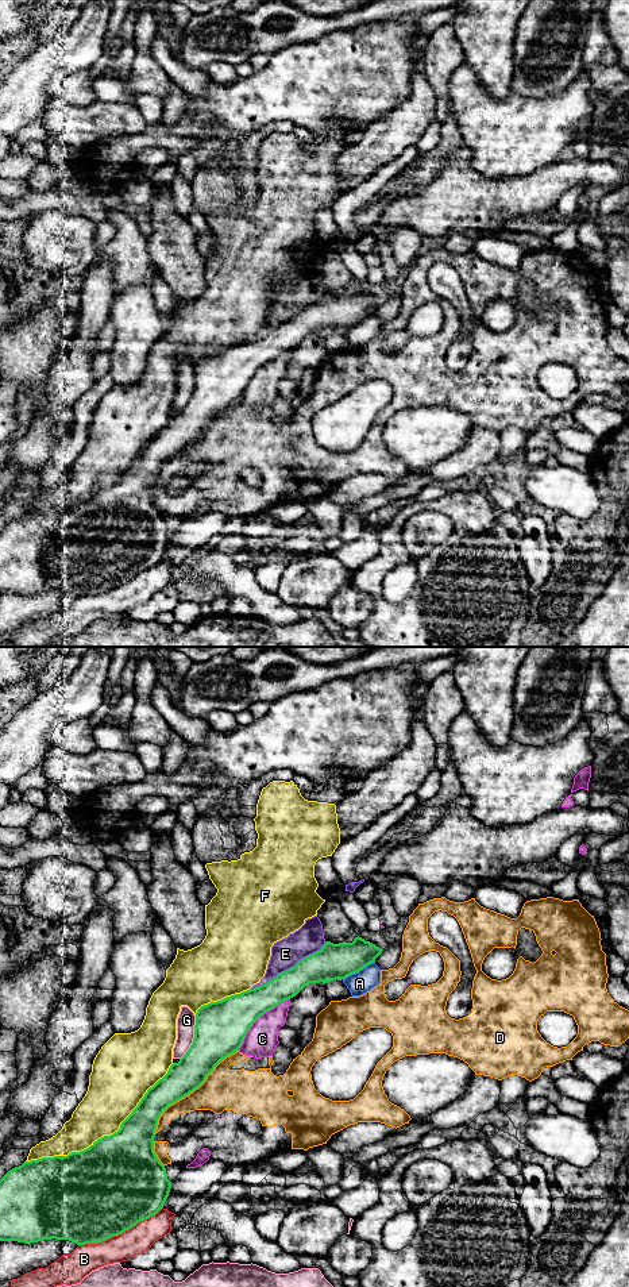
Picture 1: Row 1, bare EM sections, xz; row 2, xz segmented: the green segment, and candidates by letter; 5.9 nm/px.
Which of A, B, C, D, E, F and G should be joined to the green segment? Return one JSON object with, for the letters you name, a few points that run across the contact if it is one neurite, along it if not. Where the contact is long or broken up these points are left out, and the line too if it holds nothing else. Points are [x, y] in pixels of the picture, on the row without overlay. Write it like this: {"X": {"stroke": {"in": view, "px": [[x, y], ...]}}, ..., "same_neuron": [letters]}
{"same_neuron": []}

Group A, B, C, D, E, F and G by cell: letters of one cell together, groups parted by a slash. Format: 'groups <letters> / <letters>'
groups A / B C / D / E / F / G

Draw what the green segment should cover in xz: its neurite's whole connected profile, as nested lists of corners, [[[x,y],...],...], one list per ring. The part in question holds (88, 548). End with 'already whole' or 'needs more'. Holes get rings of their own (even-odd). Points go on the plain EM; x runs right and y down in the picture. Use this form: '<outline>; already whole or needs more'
[[[359,288],[352,294],[325,293],[320,303],[266,336],[201,358],[196,365],[190,400],[147,442],[117,483],[99,490],[81,504],[24,513],[0,531],[0,593],[31,596],[55,590],[77,597],[99,596],[155,567],[171,540],[166,520],[154,504],[161,466],[198,440],[221,412],[238,404],[252,375],[266,363],[296,348],[309,335],[328,335],[359,324],[374,315],[382,303]]]; already whole

